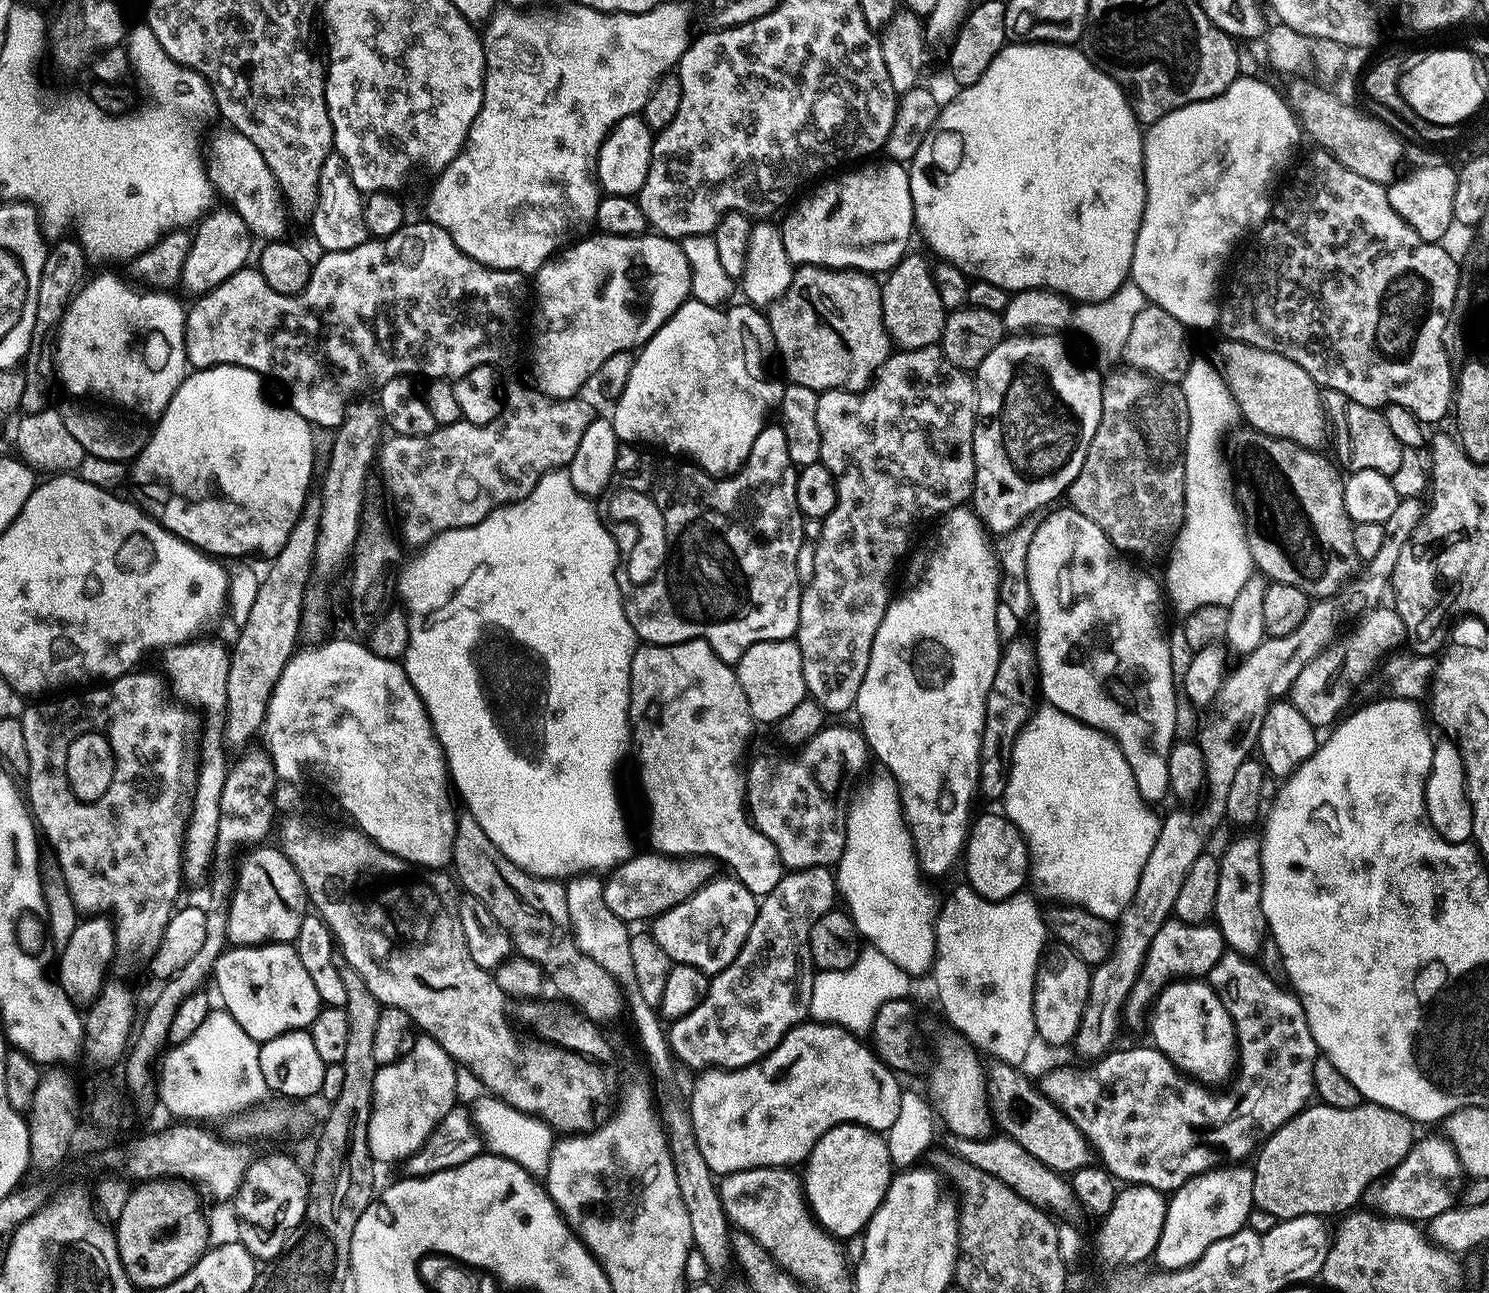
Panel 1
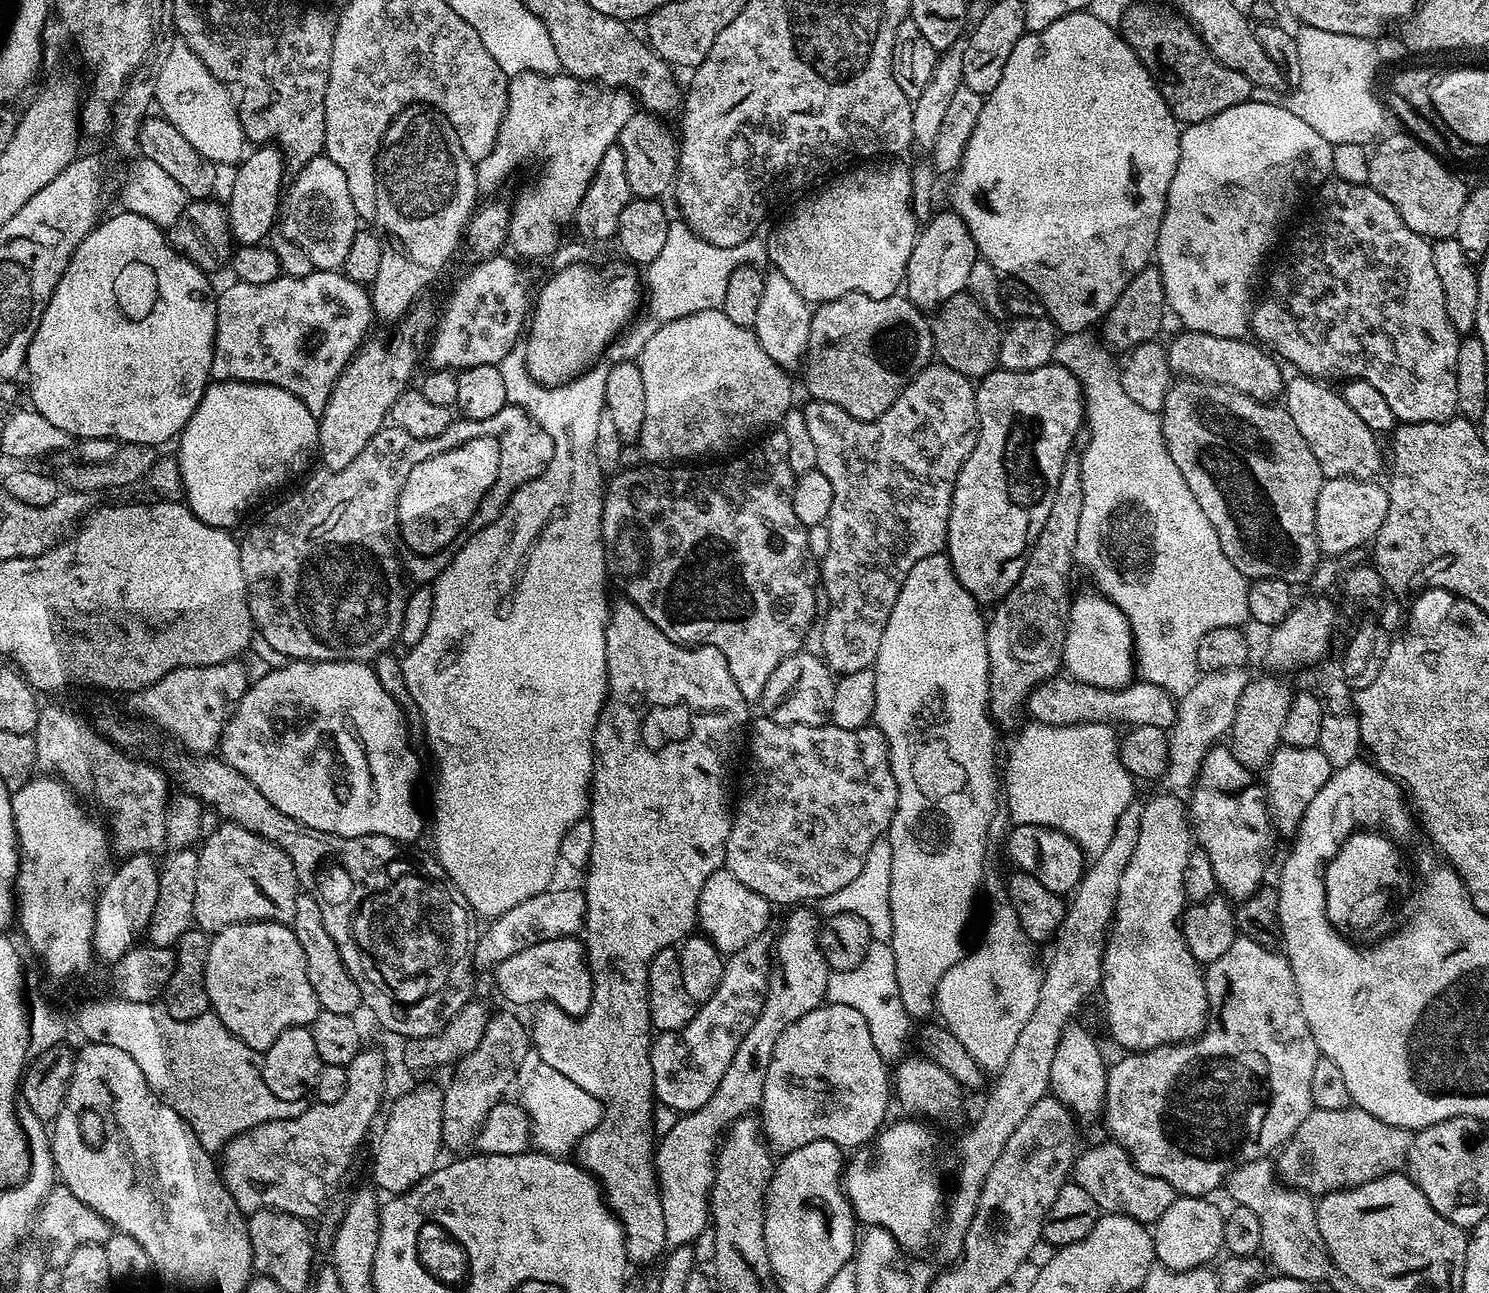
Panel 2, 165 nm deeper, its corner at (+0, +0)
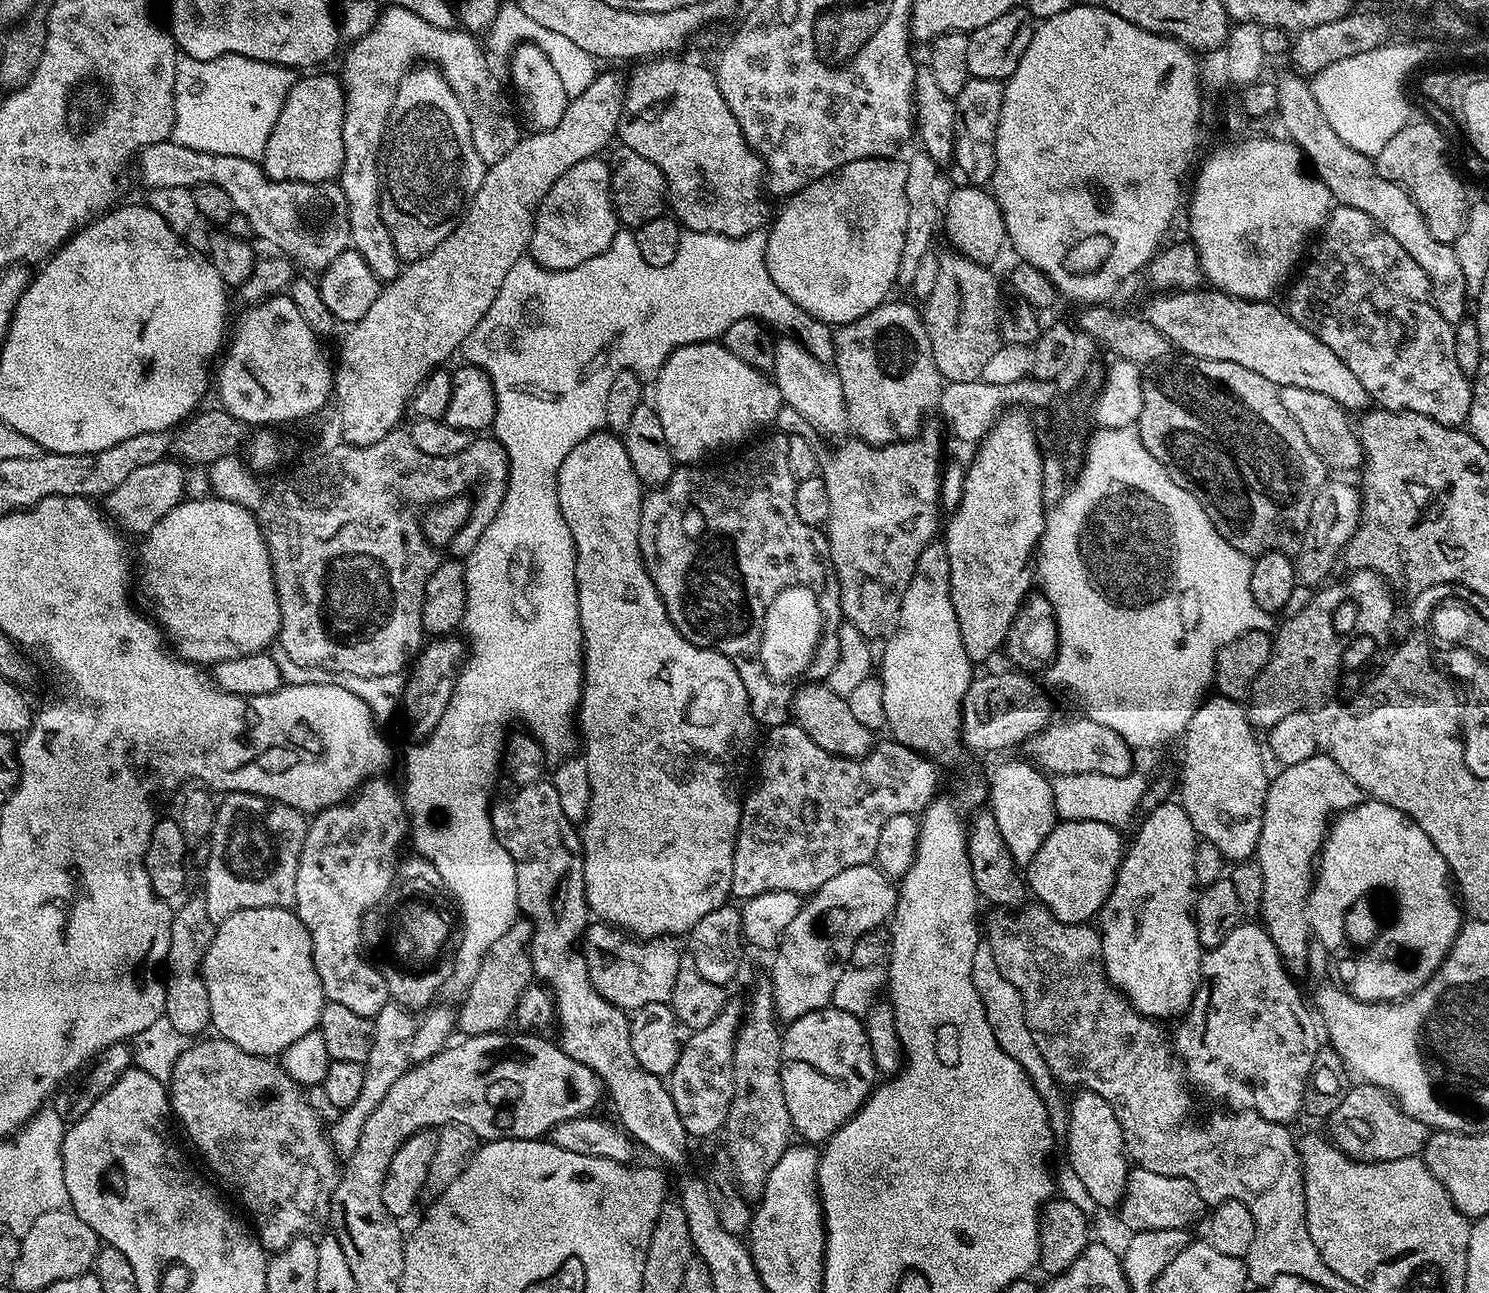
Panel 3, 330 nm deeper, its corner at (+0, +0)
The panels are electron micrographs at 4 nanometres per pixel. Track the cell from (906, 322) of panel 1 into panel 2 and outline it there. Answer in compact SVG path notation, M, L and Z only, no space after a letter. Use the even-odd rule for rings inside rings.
M951 210L937 211L917 231L914 250L910 250L910 262L906 266L902 285L908 301L915 308L935 310L950 298L961 295L968 287L970 270L977 259L976 243L960 217Z

